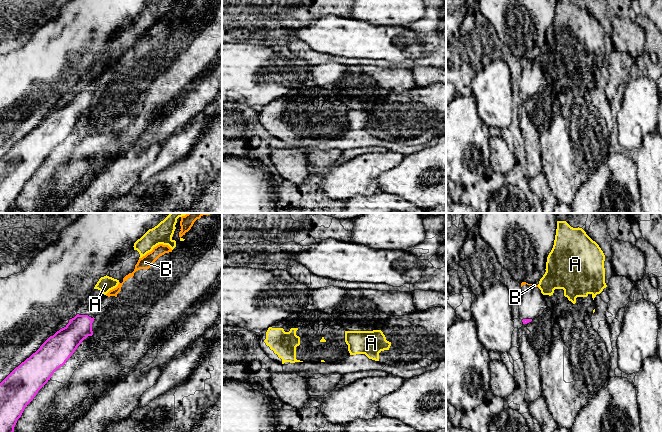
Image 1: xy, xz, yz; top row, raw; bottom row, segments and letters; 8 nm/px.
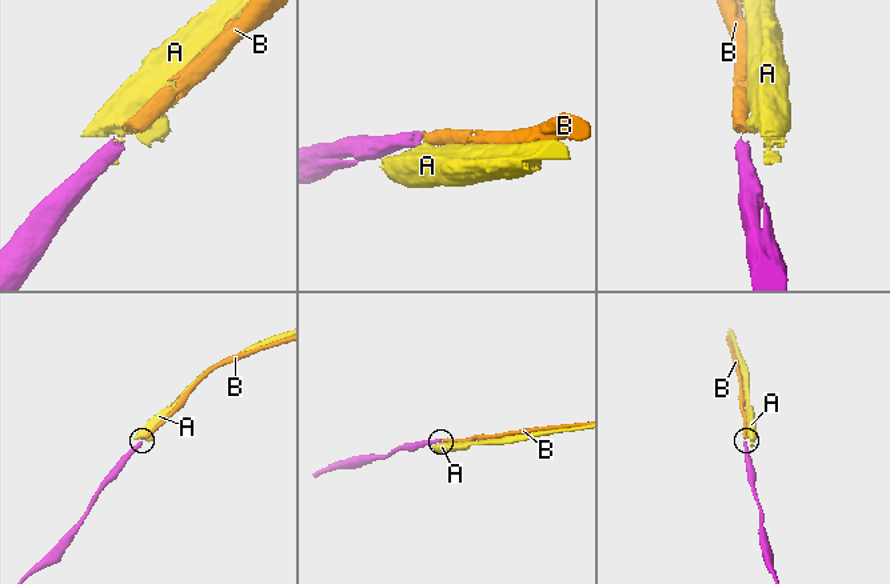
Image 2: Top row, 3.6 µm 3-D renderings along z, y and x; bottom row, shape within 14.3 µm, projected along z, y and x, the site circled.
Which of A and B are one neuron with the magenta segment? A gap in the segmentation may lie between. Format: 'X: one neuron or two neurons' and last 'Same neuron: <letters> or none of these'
A: two neurons
B: one neuron
Same neuron: B

